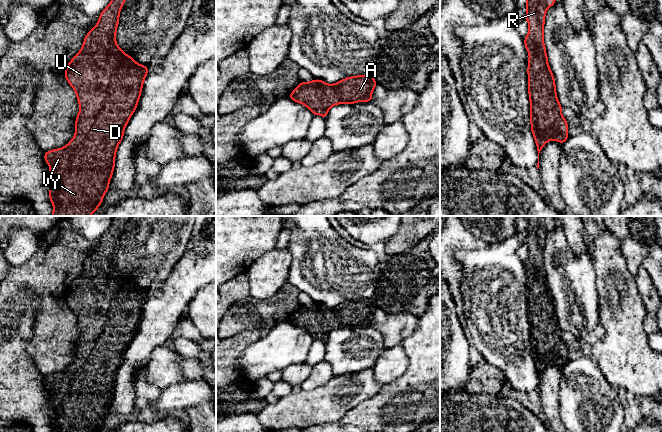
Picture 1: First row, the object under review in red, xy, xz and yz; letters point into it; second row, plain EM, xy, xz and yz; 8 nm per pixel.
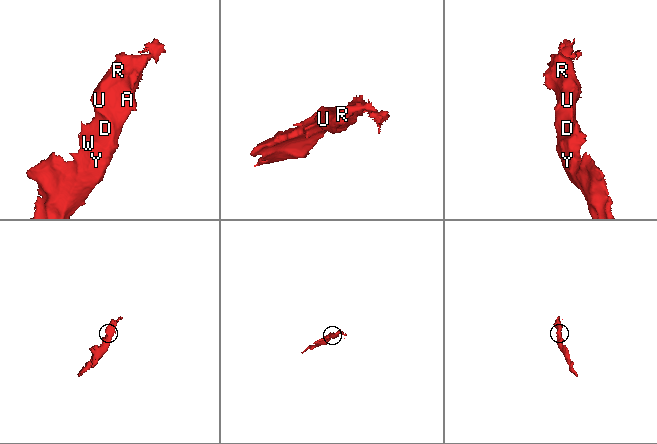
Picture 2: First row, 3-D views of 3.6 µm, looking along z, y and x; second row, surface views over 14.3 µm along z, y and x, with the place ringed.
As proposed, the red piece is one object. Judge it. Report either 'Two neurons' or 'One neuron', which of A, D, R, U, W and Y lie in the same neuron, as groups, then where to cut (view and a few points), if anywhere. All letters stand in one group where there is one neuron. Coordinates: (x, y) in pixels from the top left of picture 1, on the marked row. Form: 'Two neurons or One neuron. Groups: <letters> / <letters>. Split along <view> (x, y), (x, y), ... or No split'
One neuron. Groups: A D R U W Y. No split

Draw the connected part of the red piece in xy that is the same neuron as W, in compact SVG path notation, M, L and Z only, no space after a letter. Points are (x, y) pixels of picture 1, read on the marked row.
M112 0L107 5L107 7L99 14L98 23L86 34L82 48L65 68L64 76L76 93L80 111L78 112L75 121L75 136L71 141L68 142L65 147L45 151L44 153L44 160L51 168L48 172L49 200L52 202L54 208L51 216L91 216L91 214L102 204L103 197L109 190L109 182L113 175L116 150L124 137L124 129L138 106L144 79L148 75L148 66L138 64L130 55L124 53L116 43L116 32L119 23L120 11L125 1L126 0Z

